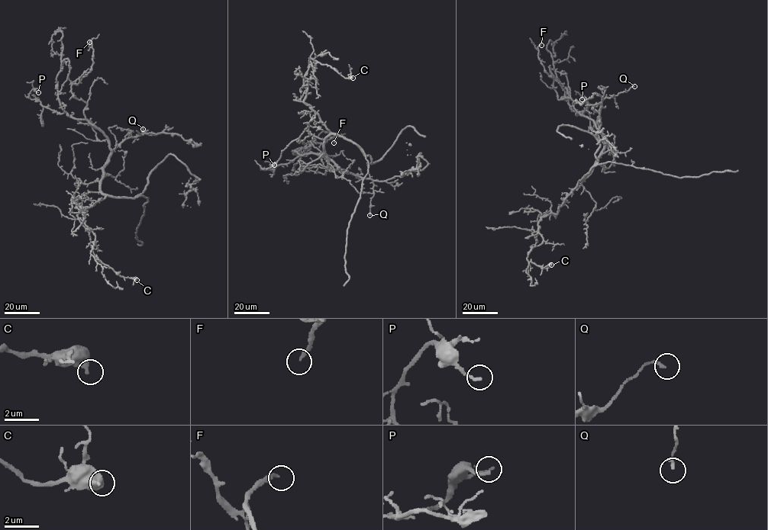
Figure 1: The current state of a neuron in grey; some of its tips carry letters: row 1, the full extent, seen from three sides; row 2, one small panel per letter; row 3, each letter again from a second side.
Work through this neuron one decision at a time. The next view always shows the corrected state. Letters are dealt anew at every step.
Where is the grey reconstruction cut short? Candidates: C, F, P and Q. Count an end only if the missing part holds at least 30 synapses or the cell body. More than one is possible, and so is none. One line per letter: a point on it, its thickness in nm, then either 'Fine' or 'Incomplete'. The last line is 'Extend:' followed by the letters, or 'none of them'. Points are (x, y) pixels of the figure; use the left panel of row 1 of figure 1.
C: Place: (137, 280). Thickness 400 nm. Fine
F: Place: (89, 42). Thickness 220 nm. Incomplete
P: Place: (38, 92). Thickness 160 nm. Fine
Q: Place: (143, 129). Thickness 180 nm. Fine
Extend: F

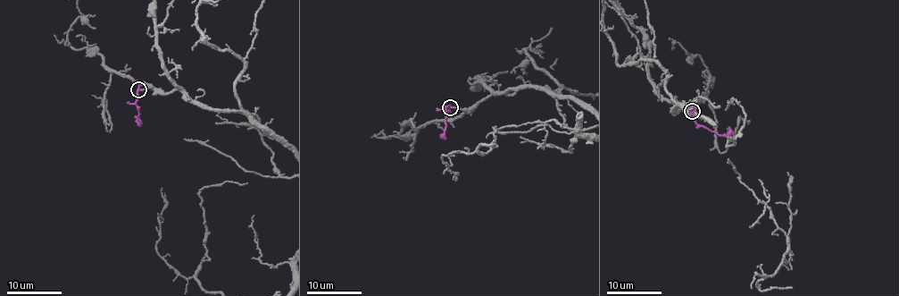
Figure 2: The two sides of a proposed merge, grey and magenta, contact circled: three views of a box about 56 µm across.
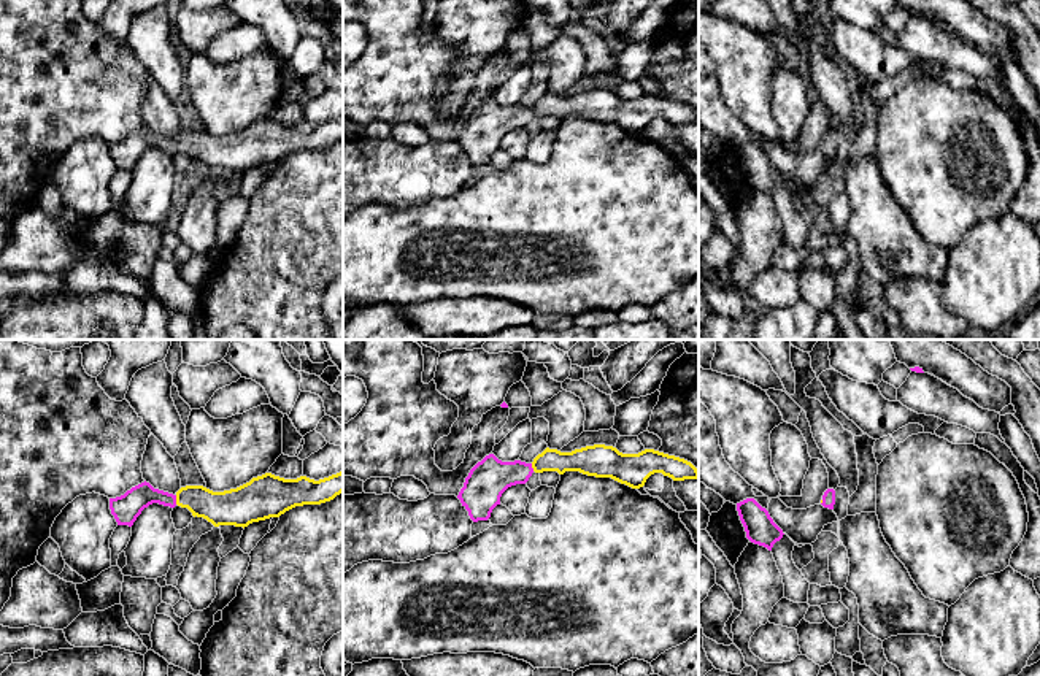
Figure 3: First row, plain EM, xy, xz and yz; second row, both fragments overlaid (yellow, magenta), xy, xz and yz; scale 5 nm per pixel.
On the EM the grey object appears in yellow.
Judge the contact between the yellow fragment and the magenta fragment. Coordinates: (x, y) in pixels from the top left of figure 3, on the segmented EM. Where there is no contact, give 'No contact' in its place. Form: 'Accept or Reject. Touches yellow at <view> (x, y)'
Accept. Touches yellow at xy (177, 500)

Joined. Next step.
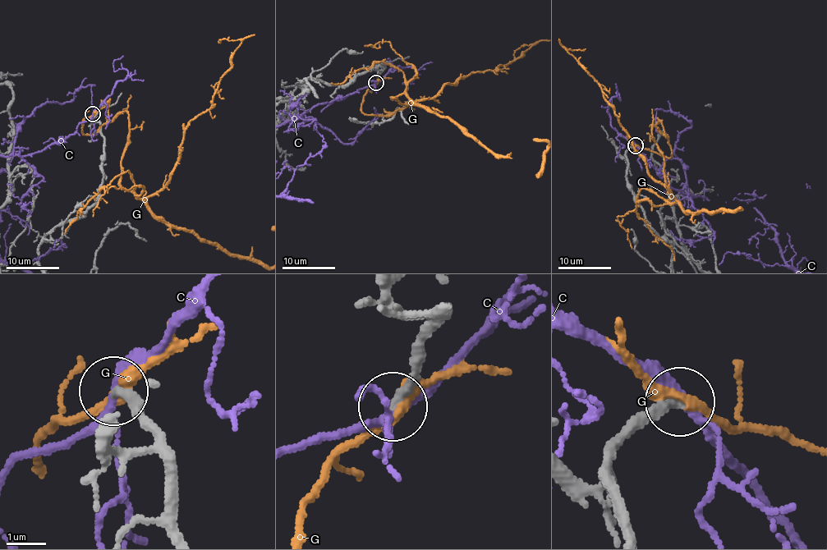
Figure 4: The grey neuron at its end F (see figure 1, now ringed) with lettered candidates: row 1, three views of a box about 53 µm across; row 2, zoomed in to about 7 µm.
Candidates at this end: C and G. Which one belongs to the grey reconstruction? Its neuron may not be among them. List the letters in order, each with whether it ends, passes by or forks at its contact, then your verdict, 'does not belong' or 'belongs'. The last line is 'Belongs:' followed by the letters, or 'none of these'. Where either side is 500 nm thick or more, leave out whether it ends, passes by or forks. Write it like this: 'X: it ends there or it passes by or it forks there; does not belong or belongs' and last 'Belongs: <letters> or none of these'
C: it forks there; does not belong
G: it passes by; does not belong
Belongs: none of these

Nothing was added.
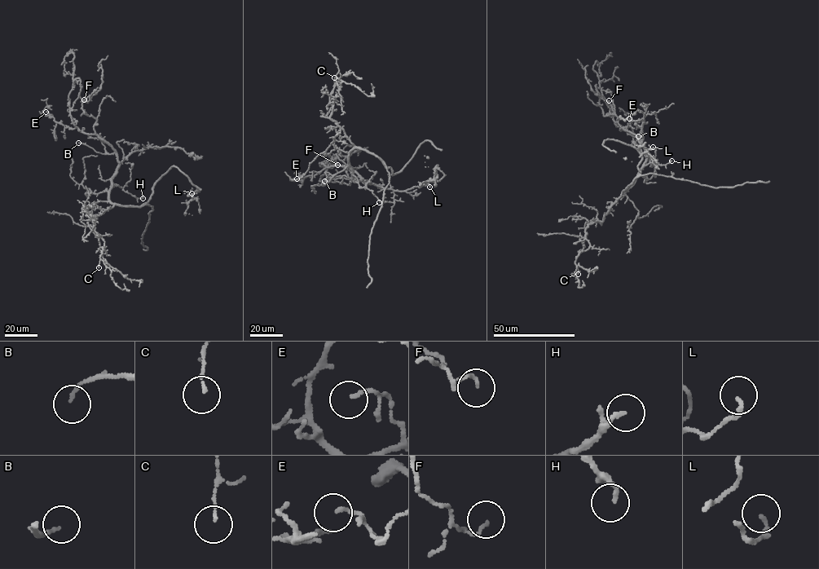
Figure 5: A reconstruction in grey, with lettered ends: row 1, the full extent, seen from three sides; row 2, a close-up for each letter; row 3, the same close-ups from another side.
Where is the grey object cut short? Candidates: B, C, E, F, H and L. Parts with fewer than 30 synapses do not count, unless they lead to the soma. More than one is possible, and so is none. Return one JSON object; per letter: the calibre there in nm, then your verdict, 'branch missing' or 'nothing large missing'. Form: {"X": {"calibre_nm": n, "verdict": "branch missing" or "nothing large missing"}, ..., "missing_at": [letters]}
{"B": {"calibre_nm": 130, "verdict": "nothing large missing"}, "C": {"calibre_nm": 90, "verdict": "nothing large missing"}, "E": {"calibre_nm": 130, "verdict": "nothing large missing"}, "F": {"calibre_nm": 120, "verdict": "nothing large missing"}, "H": {"calibre_nm": 160, "verdict": "nothing large missing"}, "L": {"calibre_nm": 160, "verdict": "nothing large missing"}, "missing_at": []}

